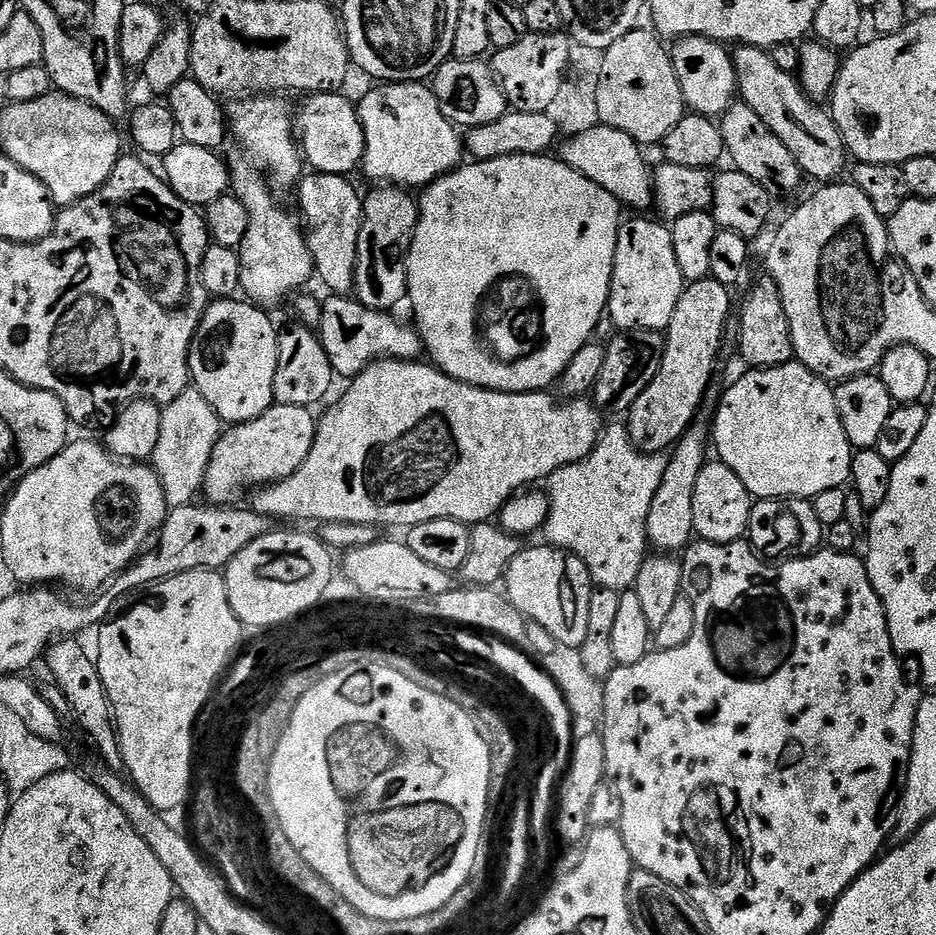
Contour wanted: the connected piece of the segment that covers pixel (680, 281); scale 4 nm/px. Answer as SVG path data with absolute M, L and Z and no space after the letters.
M625 219L620 226L607 315L612 317L617 329L625 333L667 330L678 298L682 298L686 287L682 270L678 270L678 258L674 258L671 231L656 220Z

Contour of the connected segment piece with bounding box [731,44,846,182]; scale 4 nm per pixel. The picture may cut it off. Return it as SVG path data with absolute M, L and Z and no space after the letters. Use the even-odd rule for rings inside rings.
M742 44L731 49L734 62L734 74L736 75L736 90L739 99L774 134L782 141L782 146L794 154L796 165L805 177L813 176L816 182L832 182L844 168L844 156L846 149L844 139L838 130L838 126L832 121L831 111L824 112L819 103L813 102L800 87L799 79L793 73L778 70L774 63L771 51L763 48L755 48L749 44Z

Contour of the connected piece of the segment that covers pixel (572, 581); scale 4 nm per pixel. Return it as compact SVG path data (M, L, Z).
M525 547L518 558L510 562L502 581L503 591L525 620L533 620L538 622L538 626L550 630L557 645L564 647L565 644L572 650L579 650L586 638L586 621L590 618L590 594L594 587L592 575L574 554L560 548L543 547Z

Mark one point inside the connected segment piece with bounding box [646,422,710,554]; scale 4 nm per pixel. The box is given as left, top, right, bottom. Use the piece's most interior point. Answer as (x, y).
(670, 525)

